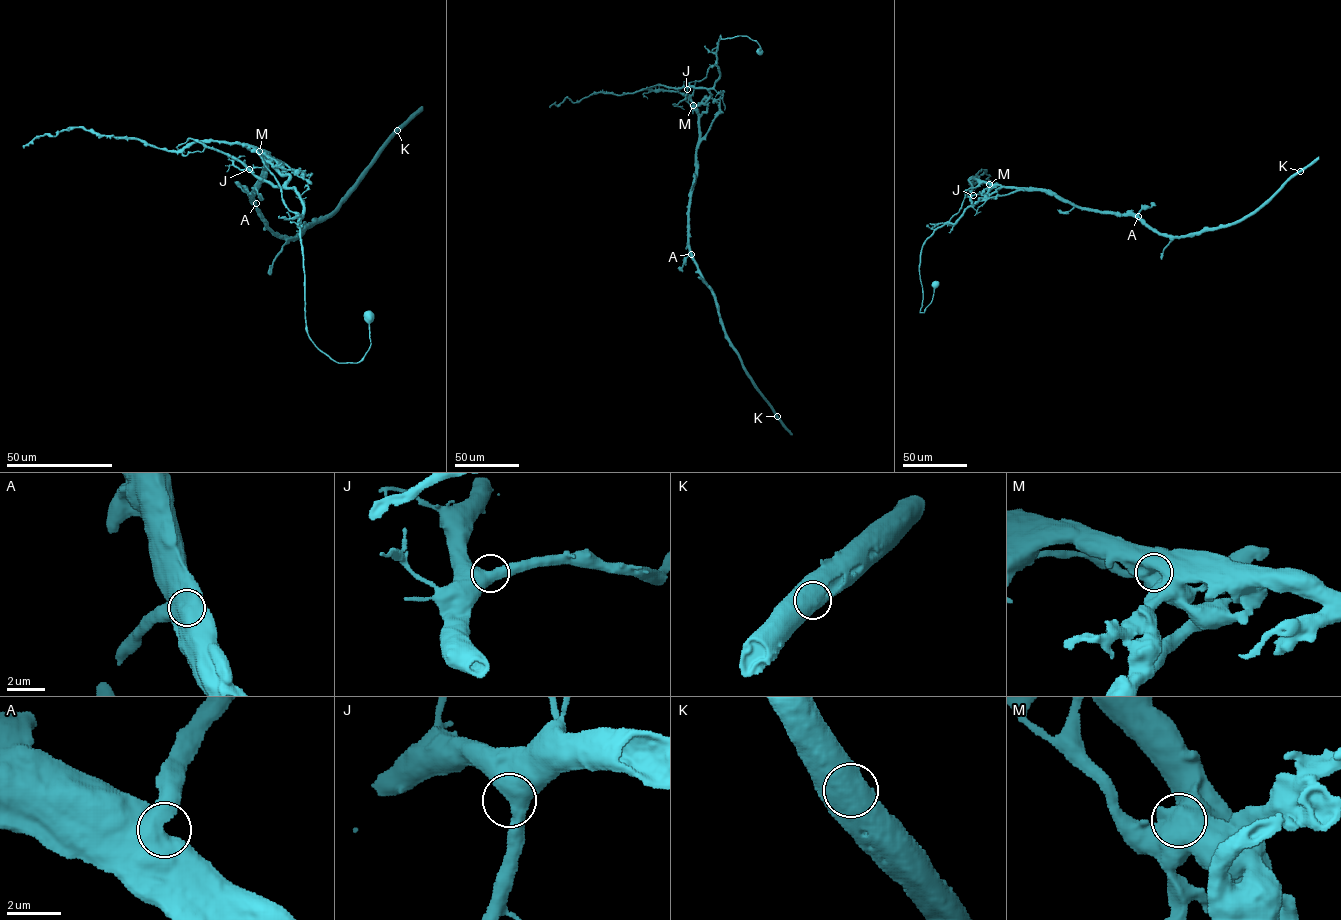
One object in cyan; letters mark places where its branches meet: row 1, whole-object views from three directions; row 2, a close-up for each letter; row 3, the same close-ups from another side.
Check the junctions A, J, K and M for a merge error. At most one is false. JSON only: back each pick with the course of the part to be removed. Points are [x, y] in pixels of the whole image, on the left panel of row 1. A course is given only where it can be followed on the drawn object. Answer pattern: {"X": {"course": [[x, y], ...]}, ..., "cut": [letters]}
{"M": {"course": [[259, 151], [289, 176], [303, 206], [308, 337], [335, 361], [357, 363], [370, 344], [370, 311]]}, "cut": ["M"]}

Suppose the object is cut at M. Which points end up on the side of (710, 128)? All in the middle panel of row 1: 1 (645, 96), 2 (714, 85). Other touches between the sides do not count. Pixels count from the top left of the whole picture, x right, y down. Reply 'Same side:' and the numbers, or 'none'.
Same side: none

